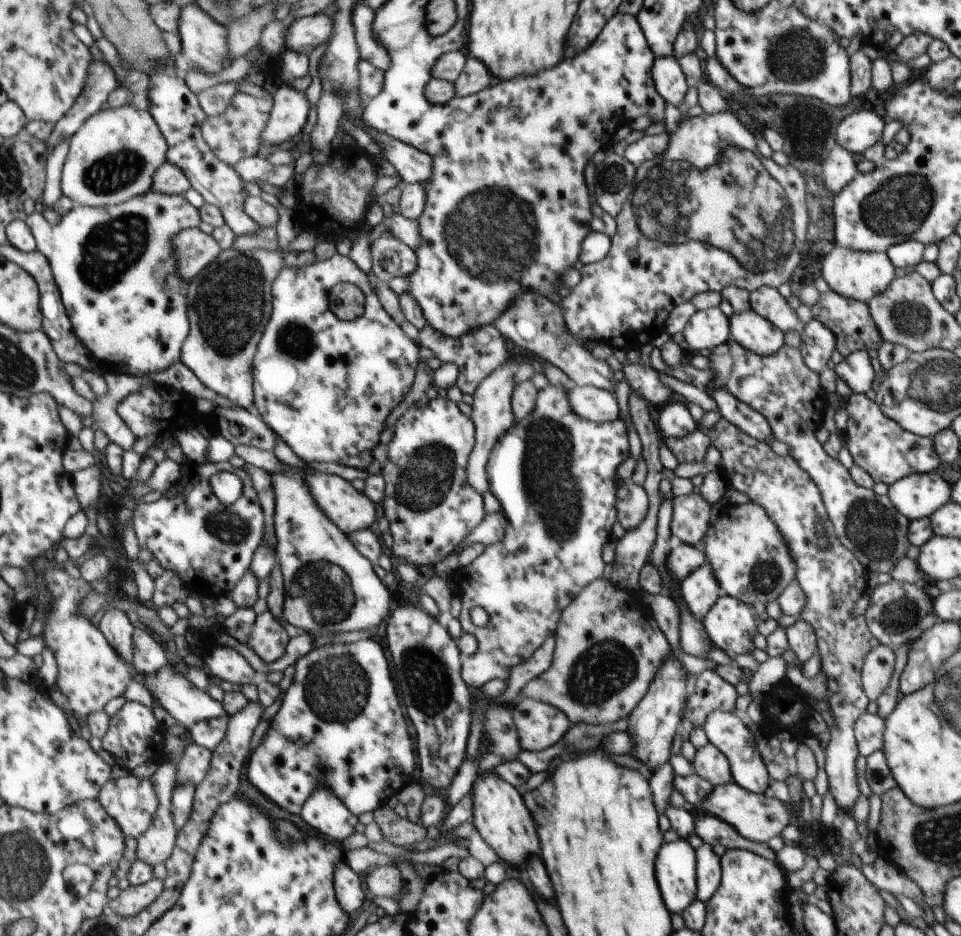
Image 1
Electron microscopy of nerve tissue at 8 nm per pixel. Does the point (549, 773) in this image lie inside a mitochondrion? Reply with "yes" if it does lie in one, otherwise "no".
no

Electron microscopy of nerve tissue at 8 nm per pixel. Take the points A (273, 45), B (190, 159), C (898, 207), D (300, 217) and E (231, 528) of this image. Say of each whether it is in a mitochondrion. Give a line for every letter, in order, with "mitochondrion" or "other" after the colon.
A: other
B: other
C: mitochondrion
D: other
E: mitochondrion

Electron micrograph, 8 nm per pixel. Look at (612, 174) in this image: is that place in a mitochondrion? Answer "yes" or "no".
yes

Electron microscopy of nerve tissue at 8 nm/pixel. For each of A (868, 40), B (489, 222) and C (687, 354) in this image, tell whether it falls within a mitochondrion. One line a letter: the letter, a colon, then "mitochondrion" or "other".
A: other
B: mitochondrion
C: other

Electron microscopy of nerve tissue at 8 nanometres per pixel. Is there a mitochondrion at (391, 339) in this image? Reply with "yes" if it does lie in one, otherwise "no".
no

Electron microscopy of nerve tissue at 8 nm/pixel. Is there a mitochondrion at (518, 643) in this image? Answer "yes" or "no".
no

